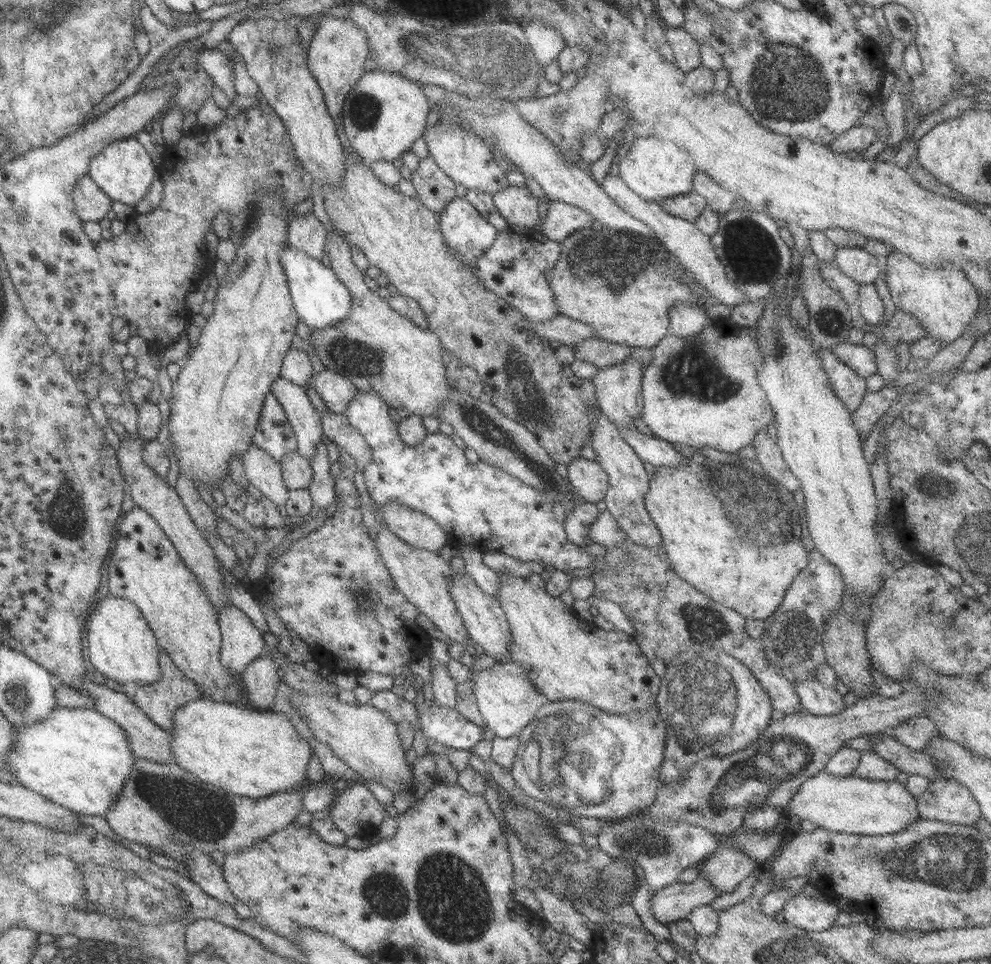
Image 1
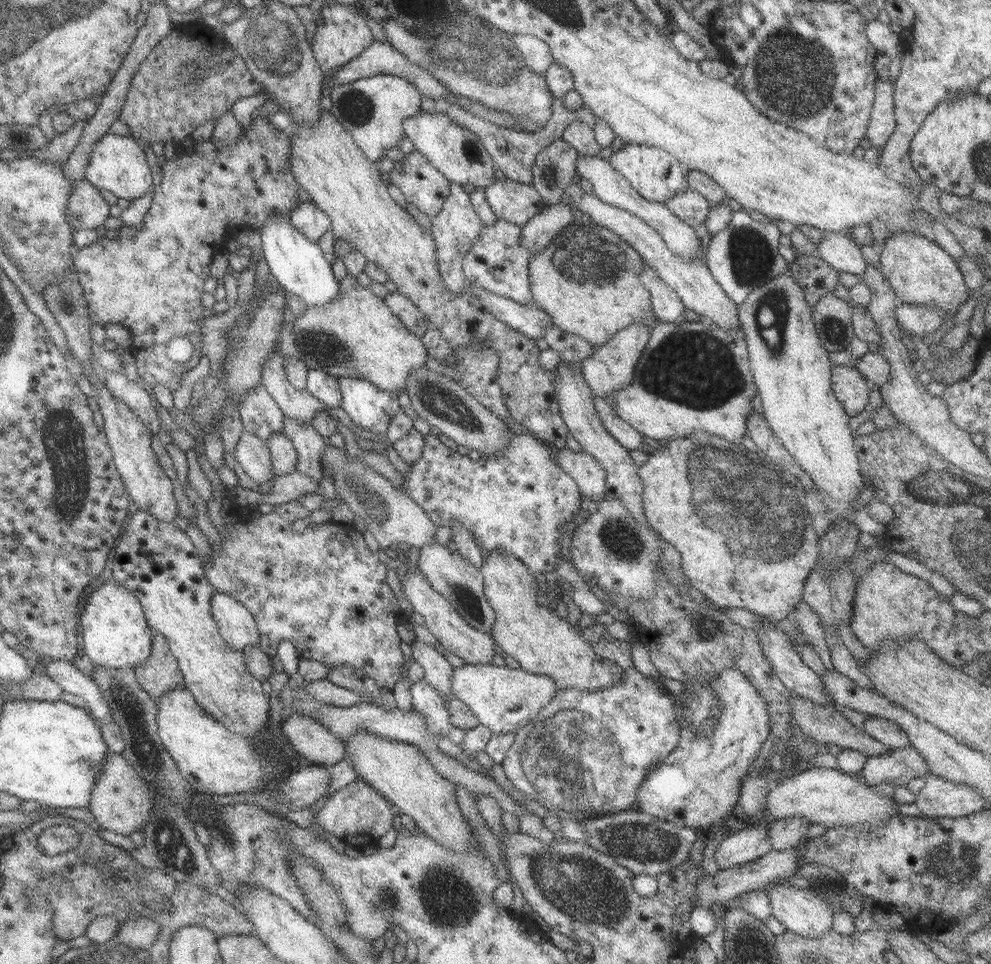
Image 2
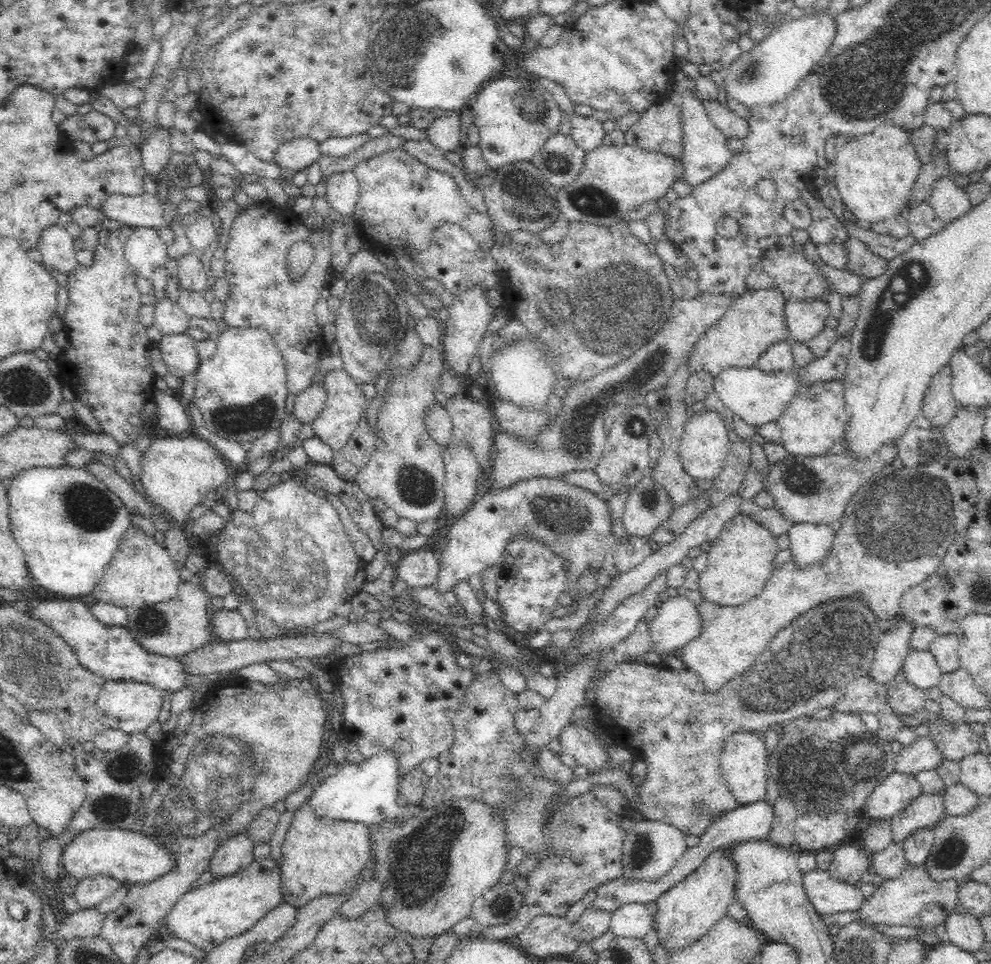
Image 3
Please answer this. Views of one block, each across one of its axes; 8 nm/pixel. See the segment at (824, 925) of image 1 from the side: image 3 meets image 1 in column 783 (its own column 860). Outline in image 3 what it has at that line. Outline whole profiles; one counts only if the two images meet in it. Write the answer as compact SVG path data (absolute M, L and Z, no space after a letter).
M924 865L905 868L897 878L885 880L858 908L858 914L875 924L886 926L915 926L921 930L934 930L944 922L958 904L958 888L962 880L948 879L938 882L926 871Z

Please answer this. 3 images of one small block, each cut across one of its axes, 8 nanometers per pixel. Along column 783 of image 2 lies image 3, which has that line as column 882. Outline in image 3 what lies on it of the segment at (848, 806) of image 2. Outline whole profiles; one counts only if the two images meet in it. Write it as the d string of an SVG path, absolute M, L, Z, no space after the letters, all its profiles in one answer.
M894 771L883 778L868 795L859 811L860 815L891 819L922 792L922 787L914 775Z

